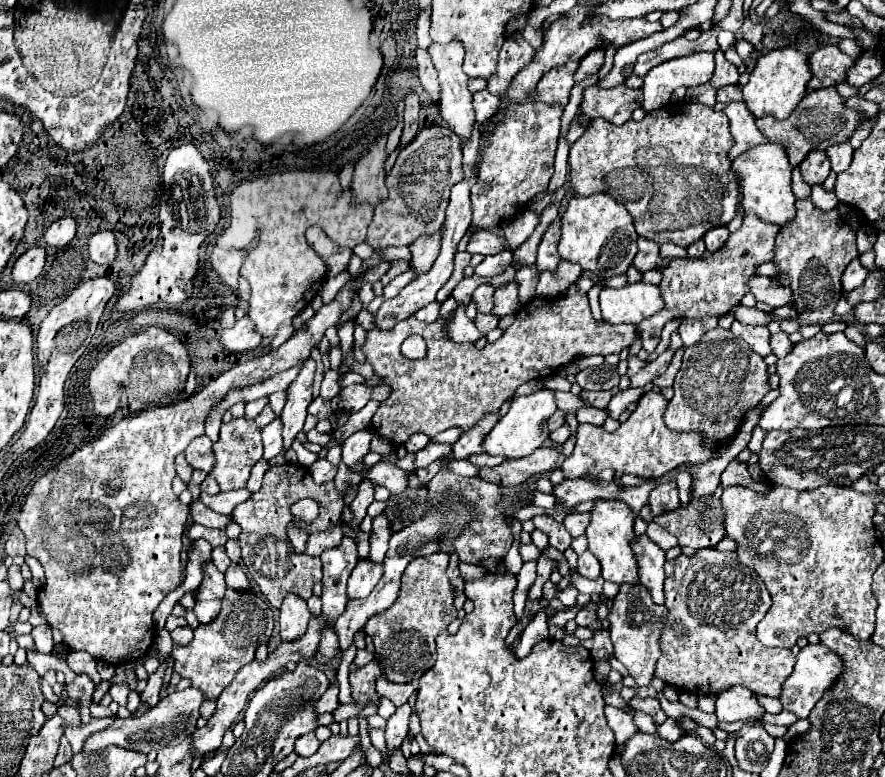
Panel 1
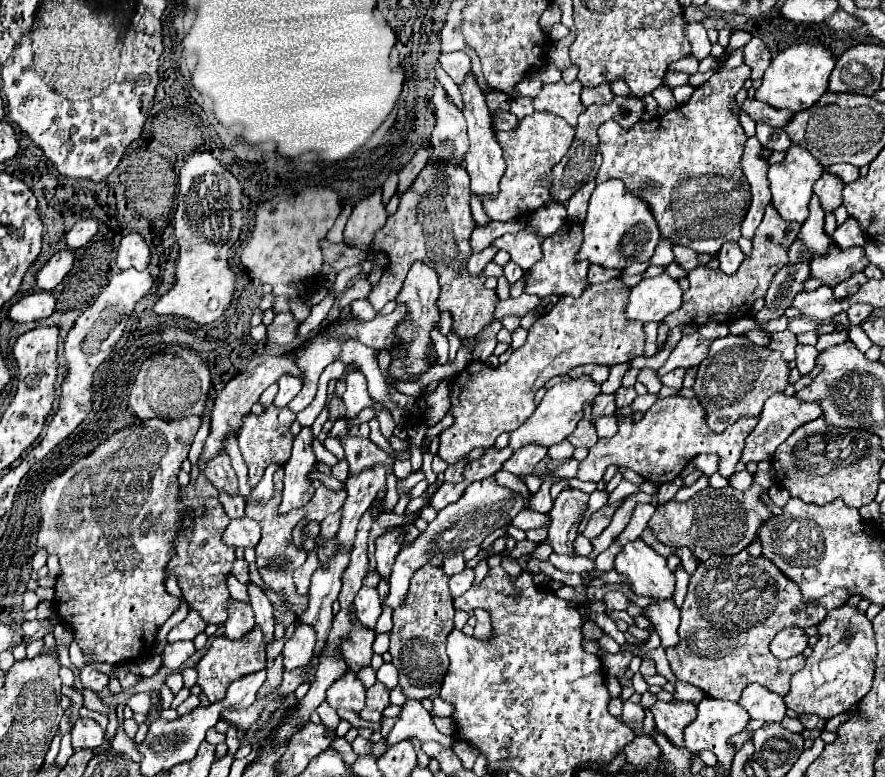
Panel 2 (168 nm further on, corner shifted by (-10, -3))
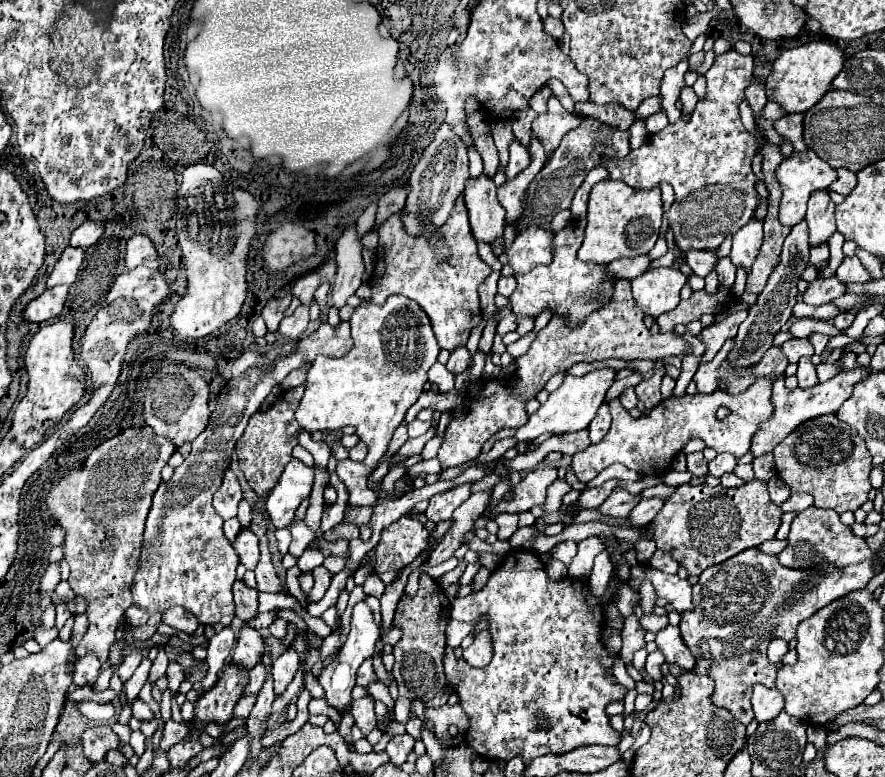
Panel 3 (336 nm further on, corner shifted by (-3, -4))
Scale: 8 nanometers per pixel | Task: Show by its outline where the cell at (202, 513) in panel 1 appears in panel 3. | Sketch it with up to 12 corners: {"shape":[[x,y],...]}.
{"shape":[[241,530],[233,542],[247,570],[259,562],[259,540]]}

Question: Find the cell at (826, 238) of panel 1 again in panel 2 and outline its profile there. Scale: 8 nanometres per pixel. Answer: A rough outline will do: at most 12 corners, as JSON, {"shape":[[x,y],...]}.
{"shape":[[832,245],[814,261],[812,273],[834,287],[864,271],[862,247]]}

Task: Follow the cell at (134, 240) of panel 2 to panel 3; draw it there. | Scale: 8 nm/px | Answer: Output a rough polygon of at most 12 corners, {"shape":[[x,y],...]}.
{"shape":[[145,234],[127,240],[125,266],[157,268],[157,250]]}

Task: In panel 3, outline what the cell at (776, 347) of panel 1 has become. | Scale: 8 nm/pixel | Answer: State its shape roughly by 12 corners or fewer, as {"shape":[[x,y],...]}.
{"shape":[[809,358],[799,360],[799,388],[817,384],[815,366]]}

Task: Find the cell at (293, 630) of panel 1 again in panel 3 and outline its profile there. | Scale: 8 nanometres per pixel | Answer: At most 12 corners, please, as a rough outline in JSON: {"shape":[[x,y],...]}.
{"shape":[[289,648],[273,662],[275,694],[281,694],[299,668]]}

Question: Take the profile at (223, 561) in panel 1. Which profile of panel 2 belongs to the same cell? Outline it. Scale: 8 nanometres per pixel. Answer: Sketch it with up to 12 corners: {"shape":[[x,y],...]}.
{"shape":[[238,559],[232,573],[240,583],[250,585],[248,561]]}

